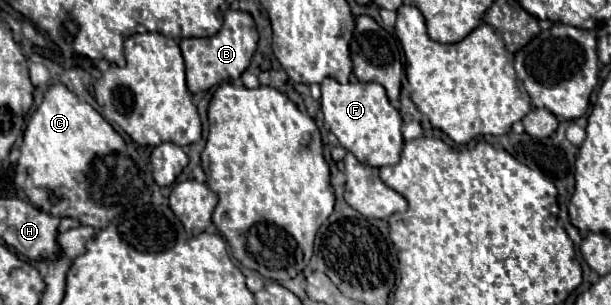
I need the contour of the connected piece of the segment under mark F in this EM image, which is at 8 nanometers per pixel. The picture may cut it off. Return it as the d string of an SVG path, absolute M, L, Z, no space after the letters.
M333 78L321 82L321 112L329 130L337 136L339 144L357 156L359 162L369 166L389 166L397 164L403 136L401 136L401 116L389 104L385 88L375 82L347 82L339 84Z

